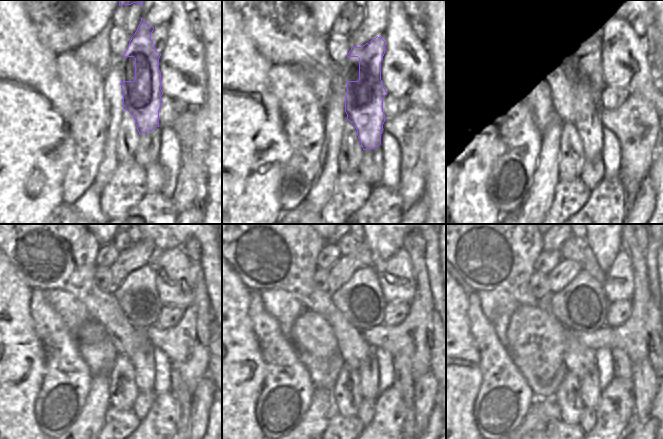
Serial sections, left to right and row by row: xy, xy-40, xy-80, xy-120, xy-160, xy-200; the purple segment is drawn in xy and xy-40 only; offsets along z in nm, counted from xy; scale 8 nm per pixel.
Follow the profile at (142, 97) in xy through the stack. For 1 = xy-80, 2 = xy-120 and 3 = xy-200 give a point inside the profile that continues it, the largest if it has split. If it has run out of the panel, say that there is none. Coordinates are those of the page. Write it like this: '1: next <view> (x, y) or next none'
1: next xy-80 (587, 109)
2: next xy-120 (142, 359)
3: next xy-200 (590, 388)

